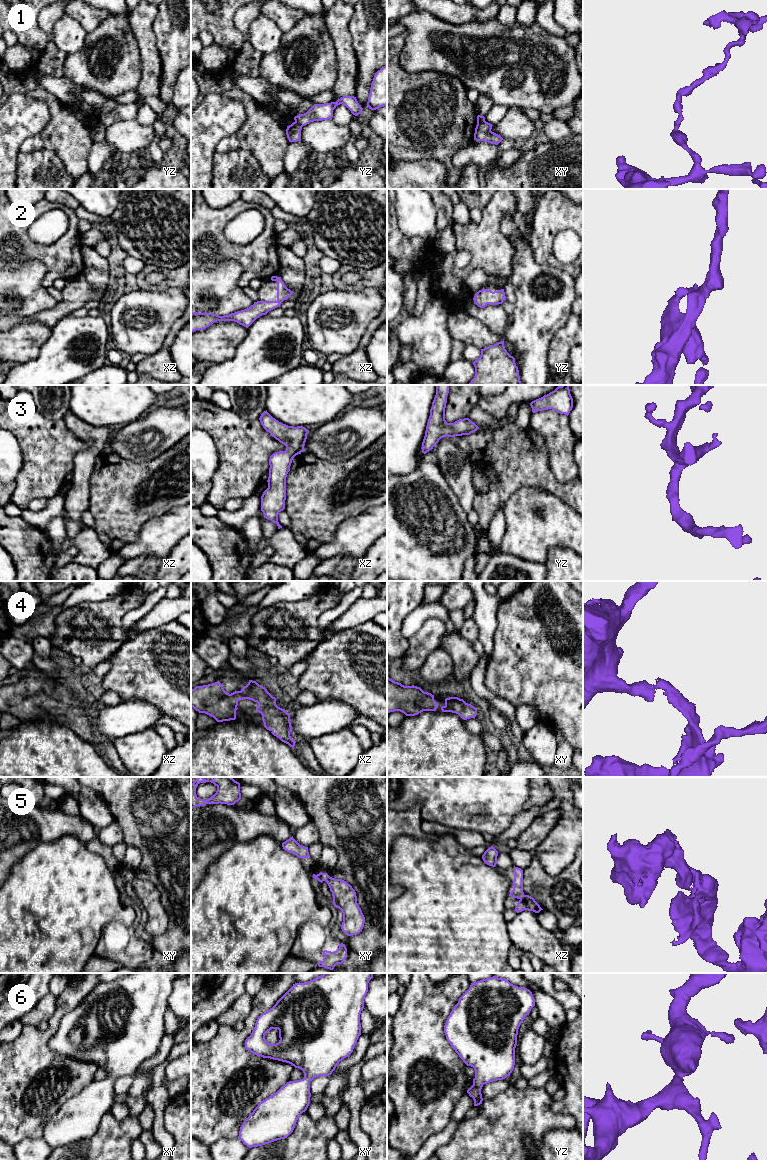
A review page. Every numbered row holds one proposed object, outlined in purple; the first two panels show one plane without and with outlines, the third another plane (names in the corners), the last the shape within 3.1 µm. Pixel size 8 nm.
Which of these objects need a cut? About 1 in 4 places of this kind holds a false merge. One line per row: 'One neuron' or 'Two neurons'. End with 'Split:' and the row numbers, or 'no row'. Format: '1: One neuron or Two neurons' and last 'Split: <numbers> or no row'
1: Two neurons
2: One neuron
3: One neuron
4: One neuron
5: One neuron
6: One neuron
Split: 1

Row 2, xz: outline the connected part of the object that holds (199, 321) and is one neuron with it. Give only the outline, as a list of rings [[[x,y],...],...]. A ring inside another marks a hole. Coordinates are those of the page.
[[[272,276],[271,280],[277,282],[276,301],[257,301],[247,309],[224,316],[213,313],[193,312],[191,314],[191,333],[196,330],[206,329],[217,321],[234,321],[248,328],[260,316],[266,315],[269,311],[280,307],[281,303],[294,292],[286,287],[281,277]]]

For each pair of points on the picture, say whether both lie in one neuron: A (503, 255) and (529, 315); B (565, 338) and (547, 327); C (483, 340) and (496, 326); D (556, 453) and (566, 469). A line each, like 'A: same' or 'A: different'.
A: different
B: different
C: different
D: same

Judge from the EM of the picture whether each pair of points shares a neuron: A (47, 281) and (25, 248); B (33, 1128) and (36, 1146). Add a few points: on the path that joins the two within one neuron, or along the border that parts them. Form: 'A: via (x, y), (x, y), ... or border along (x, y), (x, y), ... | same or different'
A: via (50, 271), (50, 264), (35, 250) | same
B: border along (41, 1137), (21, 1140), (14, 1146) | different

